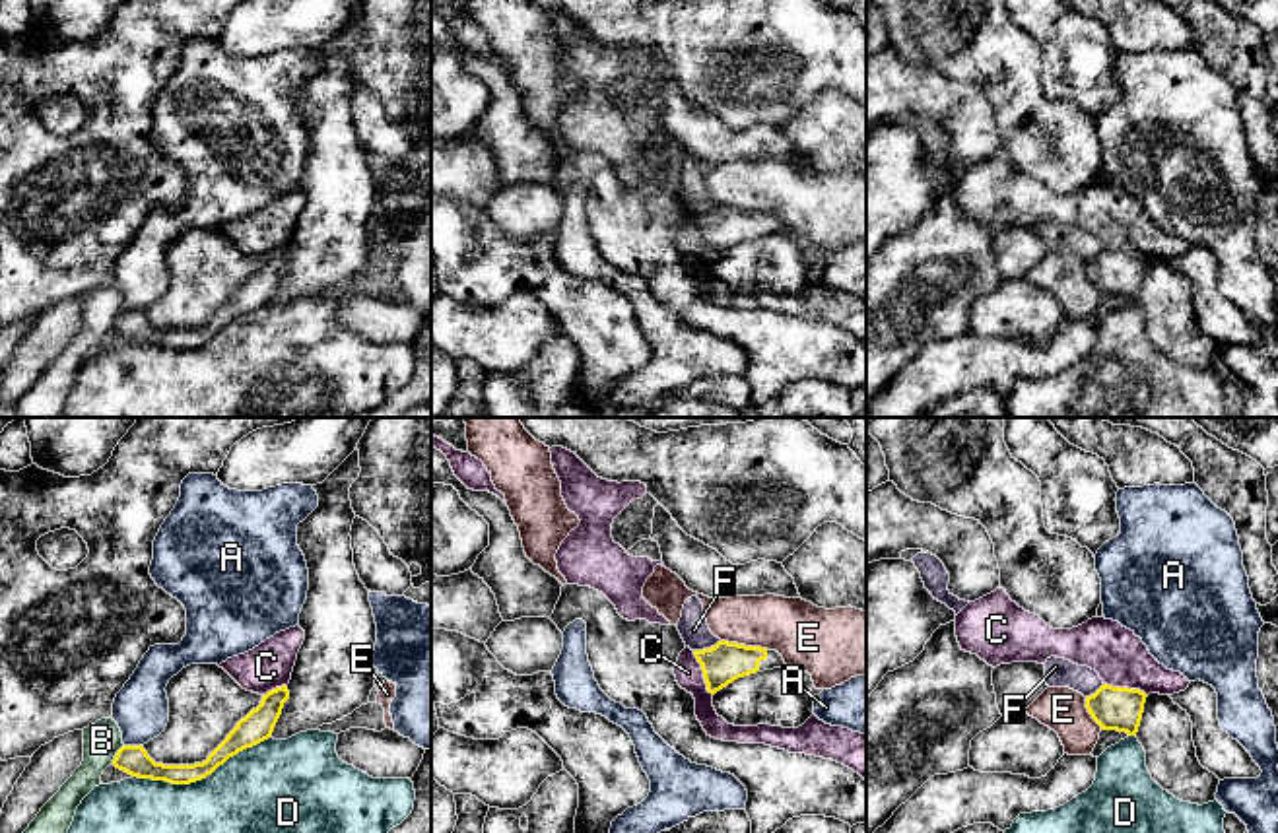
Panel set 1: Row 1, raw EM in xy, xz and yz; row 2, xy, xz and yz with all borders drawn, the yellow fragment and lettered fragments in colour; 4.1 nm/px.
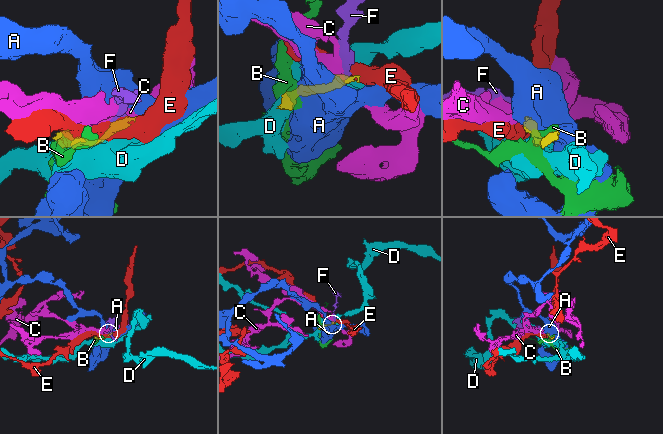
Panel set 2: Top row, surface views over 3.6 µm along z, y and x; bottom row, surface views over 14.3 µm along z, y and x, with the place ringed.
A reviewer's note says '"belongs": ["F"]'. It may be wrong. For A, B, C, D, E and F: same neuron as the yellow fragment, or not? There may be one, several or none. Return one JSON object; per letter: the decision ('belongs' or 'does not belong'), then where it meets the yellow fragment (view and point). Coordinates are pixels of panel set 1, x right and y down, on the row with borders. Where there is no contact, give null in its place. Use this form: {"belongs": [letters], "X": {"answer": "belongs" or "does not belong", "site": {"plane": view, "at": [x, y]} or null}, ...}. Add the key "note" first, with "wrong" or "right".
{"note": "wrong", "belongs": [], "A": {"answer": "does not belong", "site": {"plane": "xy", "at": [134, 746]}}, "B": {"answer": "does not belong", "site": {"plane": "xy", "at": [117, 754]}}, "C": {"answer": "does not belong", "site": {"plane": "xz", "at": [704, 674]}}, "D": {"answer": "does not belong", "site": {"plane": "xy", "at": [201, 779]}}, "E": {"answer": "does not belong", "site": {"plane": "xz", "at": [744, 645]}}, "F": {"answer": "does not belong", "site": {"plane": "xz", "at": [706, 649]}}}

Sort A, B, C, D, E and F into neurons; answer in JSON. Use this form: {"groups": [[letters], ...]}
{"groups": [["A"], ["B"], ["C"], ["D"], ["E"], ["F"]]}

